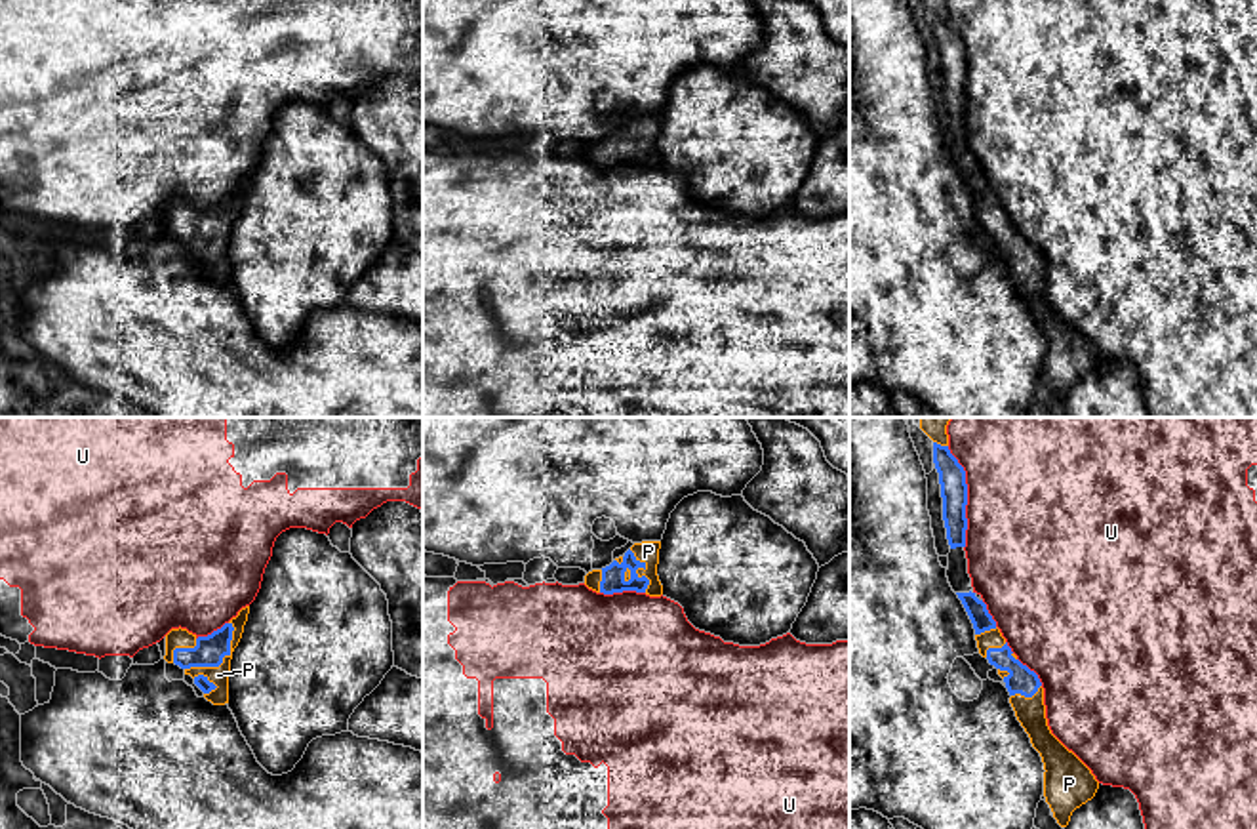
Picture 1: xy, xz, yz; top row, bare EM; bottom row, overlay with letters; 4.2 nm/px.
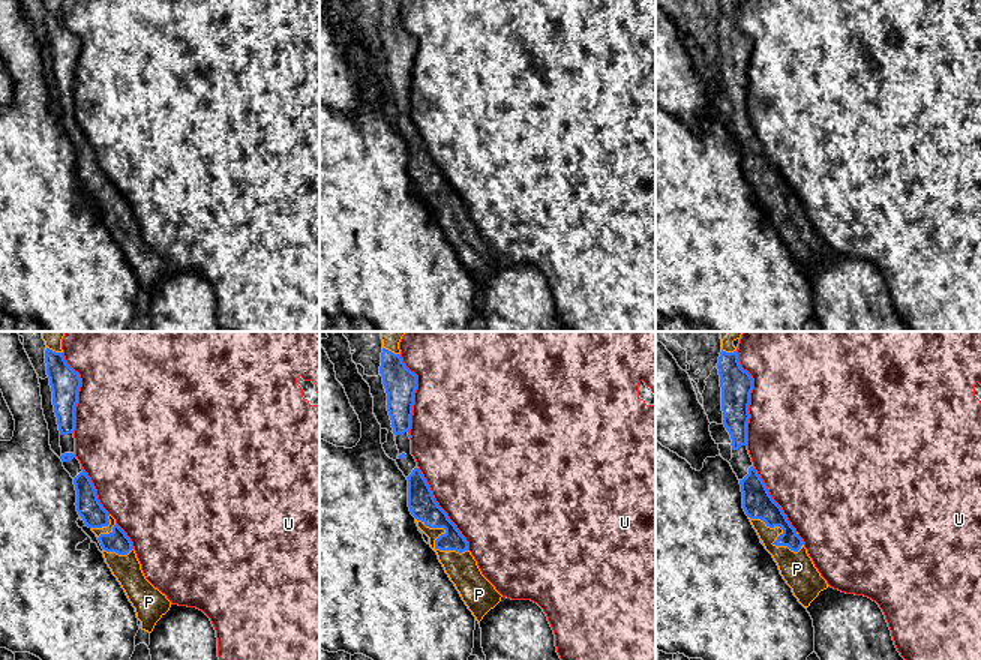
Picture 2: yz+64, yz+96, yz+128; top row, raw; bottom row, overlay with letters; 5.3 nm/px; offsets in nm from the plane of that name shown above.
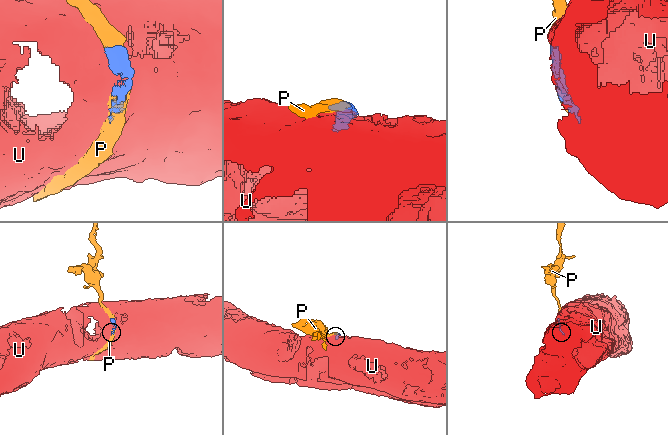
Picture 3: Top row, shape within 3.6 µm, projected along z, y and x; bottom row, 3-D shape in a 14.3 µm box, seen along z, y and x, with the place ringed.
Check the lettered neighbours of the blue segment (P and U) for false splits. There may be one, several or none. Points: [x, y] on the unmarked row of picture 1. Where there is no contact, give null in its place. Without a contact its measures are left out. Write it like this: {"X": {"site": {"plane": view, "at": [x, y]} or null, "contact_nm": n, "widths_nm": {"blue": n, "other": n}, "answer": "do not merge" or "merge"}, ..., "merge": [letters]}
{"P": {"site": {"plane": "xy", "at": [221, 233]}, "contact_nm": 280, "widths_nm": {"blue": 130, "other": 80}, "answer": "merge"}, "U": {"site": {"plane": "yz", "at": [966, 71]}, "contact_nm": 440, "widths_nm": {"blue": 110, "other": 500}, "answer": "do not merge"}, "merge": ["P"]}

